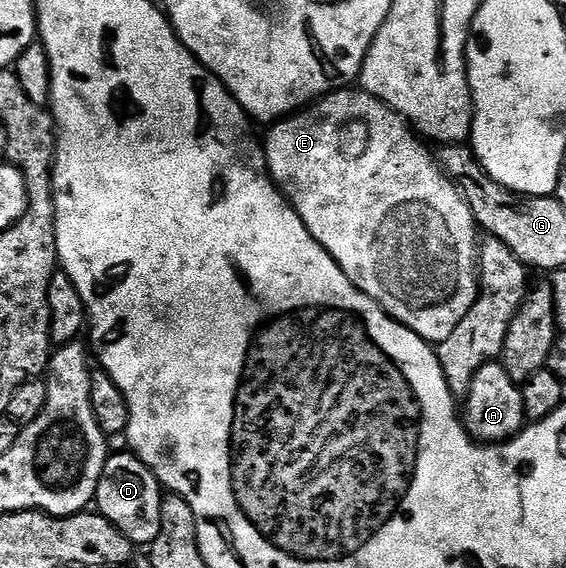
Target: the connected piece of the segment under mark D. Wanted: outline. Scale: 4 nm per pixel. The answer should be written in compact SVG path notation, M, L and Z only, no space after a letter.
M111 453L105 463L105 471L101 475L101 483L95 492L94 508L121 535L125 535L136 547L150 547L161 531L161 503L165 490L159 480L141 463L141 459L134 453Z

